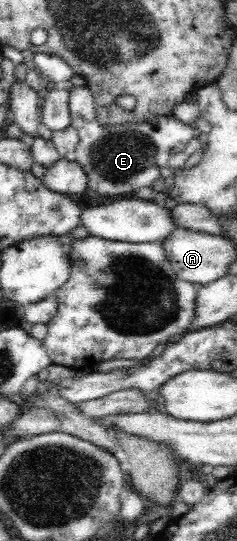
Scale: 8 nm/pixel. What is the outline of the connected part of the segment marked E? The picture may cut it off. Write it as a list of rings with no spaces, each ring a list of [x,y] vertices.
[[[75,87],[69,91],[69,122],[78,132],[76,162],[88,176],[88,190],[102,195],[132,193],[141,187],[148,187],[158,179],[159,171],[169,157],[184,151],[194,138],[191,124],[178,121],[171,114],[164,114],[142,123],[108,125],[102,129],[97,122],[96,98],[88,87]]]

